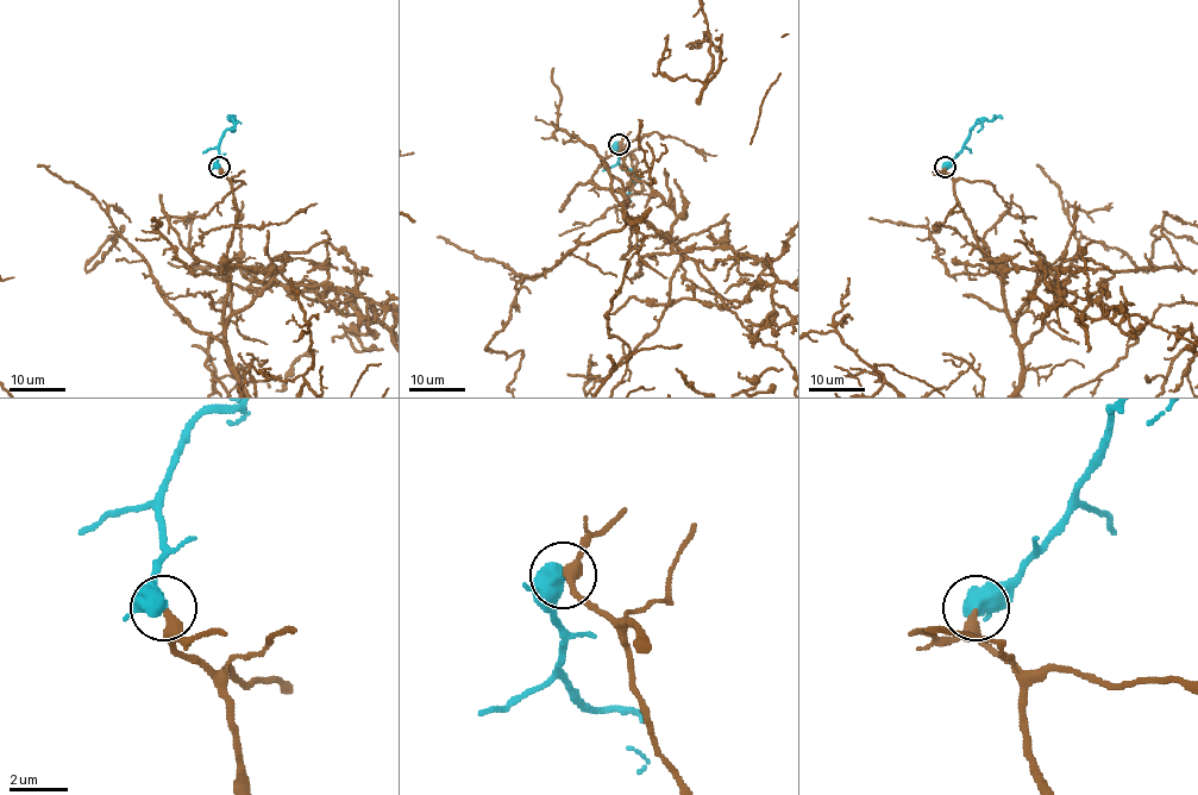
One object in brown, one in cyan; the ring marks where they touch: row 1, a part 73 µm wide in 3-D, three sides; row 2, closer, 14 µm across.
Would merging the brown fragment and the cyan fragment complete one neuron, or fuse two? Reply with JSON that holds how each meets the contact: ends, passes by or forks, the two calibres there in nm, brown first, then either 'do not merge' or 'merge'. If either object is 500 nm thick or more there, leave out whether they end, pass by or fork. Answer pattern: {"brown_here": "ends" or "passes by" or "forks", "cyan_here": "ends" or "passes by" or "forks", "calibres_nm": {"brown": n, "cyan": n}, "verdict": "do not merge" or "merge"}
{"calibres_nm": {"brown": 260, "cyan": 550}, "verdict": "merge"}

